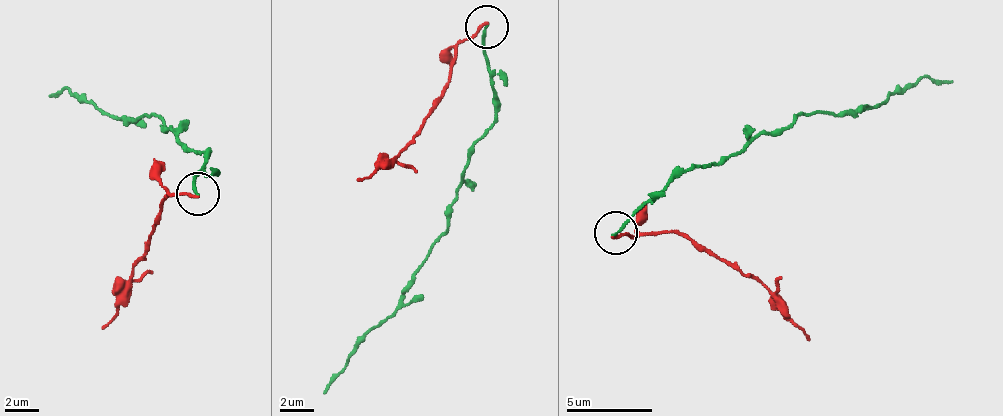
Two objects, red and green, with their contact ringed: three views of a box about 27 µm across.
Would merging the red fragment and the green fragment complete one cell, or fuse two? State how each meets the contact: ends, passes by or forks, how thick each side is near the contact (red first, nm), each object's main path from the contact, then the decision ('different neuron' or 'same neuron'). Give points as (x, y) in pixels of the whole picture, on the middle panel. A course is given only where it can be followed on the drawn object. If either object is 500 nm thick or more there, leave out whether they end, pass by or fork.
red ends | green ends | 180/170 nm | red via (483, 27), (455, 52), (442, 101), (408, 146), (358, 181) | green via (488, 28), (496, 119), (472, 150), (449, 226), (430, 252), (413, 285), (377, 322), (323, 392) | different neuron

